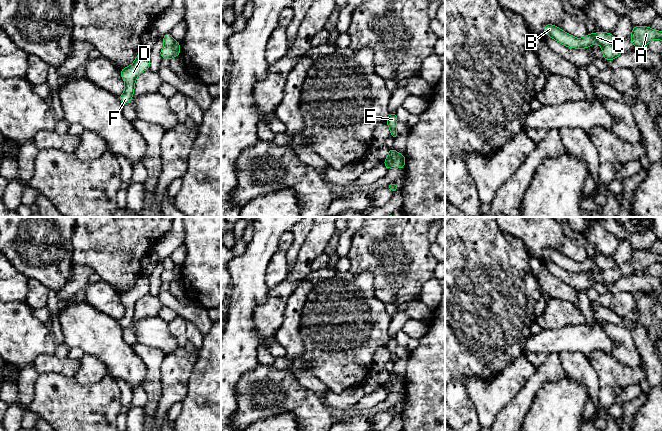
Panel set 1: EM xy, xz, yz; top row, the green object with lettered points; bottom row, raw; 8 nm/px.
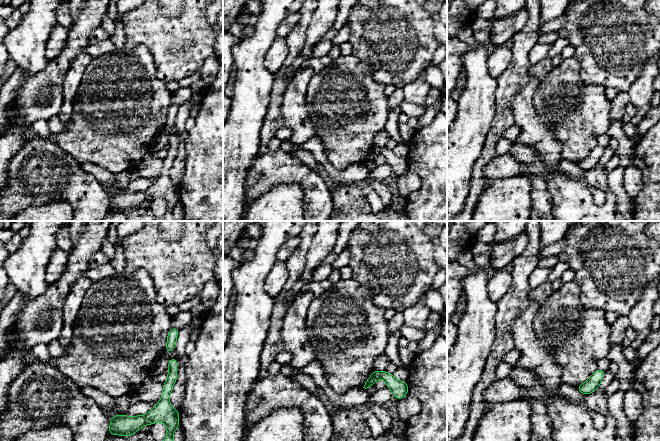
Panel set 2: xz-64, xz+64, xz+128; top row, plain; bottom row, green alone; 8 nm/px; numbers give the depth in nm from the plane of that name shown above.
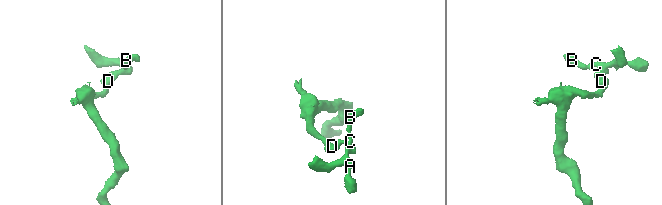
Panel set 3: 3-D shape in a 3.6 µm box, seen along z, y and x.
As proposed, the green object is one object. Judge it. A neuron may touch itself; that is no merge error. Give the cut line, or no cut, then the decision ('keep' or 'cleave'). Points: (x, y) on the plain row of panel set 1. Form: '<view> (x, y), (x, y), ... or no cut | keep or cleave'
xz (396, 376), (390, 381), (390, 391) | cleave

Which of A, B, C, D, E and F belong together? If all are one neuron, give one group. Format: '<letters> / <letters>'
A B C E / D F

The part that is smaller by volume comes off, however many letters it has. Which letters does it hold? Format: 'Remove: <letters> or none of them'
Remove: A, B, C, E

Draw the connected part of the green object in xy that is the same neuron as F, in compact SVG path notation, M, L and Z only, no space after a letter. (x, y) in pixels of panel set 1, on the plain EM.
M140 275L132 289L120 294L120 300L125 305L125 315L118 322L123 327L123 329L128 328L132 324L135 304L138 299L149 292L149 277Z

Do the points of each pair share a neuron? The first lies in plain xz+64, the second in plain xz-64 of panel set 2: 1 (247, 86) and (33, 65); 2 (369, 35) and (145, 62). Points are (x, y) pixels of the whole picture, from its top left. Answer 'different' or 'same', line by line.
1: same
2: different

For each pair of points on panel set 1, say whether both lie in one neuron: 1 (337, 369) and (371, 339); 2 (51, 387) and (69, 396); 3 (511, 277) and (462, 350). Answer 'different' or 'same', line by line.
1: same
2: same
3: same

